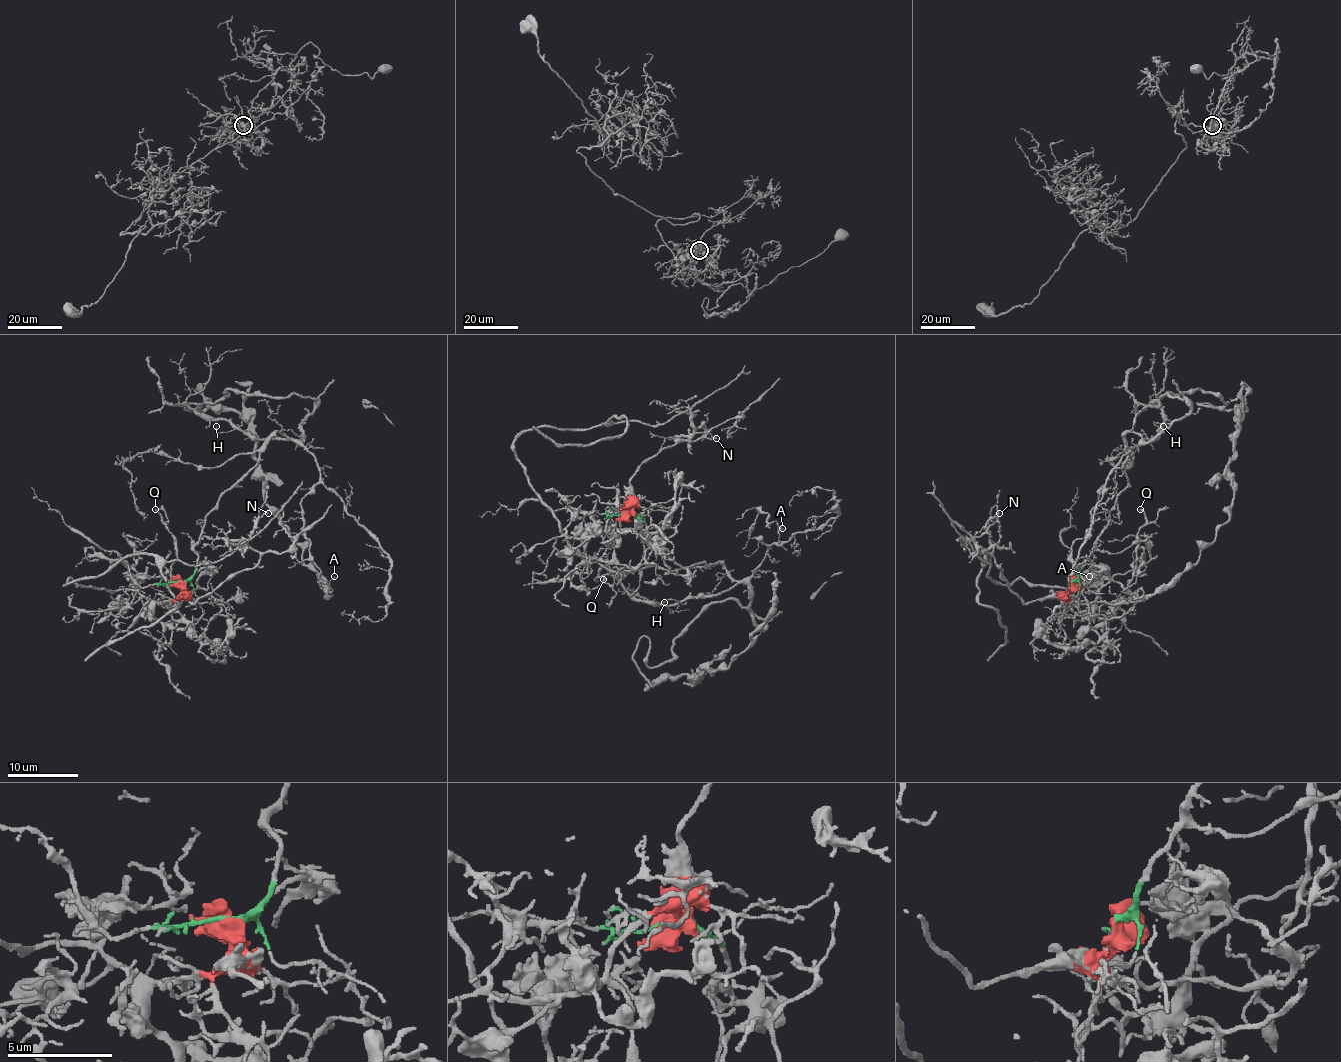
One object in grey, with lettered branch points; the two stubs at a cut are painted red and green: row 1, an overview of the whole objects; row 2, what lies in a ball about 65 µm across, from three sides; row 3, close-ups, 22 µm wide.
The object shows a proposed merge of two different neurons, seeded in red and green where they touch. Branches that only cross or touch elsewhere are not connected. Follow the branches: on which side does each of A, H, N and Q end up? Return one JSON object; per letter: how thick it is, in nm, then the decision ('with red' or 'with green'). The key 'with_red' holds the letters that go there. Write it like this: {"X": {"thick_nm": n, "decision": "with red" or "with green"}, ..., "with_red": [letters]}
{"A": {"thick_nm": 90, "decision": "with green"}, "H": {"thick_nm": 110, "decision": "with green"}, "N": {"thick_nm": 160, "decision": "with red"}, "Q": {"thick_nm": 170, "decision": "with red"}, "with_red": ["N", "Q"]}

